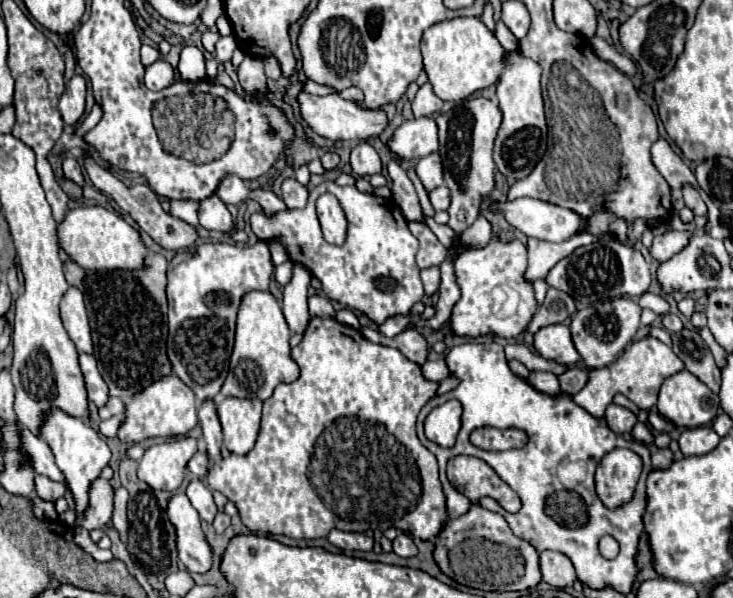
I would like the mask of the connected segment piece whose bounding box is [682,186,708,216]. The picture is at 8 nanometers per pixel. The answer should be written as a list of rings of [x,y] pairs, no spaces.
[[[686,186],[682,192],[684,192],[684,202],[686,202],[686,206],[688,206],[696,216],[706,216],[708,208],[706,208],[704,200],[700,198],[700,194],[698,194],[694,188],[690,188],[690,186]]]

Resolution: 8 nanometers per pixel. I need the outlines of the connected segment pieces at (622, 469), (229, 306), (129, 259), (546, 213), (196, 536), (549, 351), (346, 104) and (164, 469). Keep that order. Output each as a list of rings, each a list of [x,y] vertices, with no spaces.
[[[612,450],[602,458],[596,470],[596,492],[600,500],[610,508],[632,498],[632,490],[640,476],[640,470],[636,468],[636,454],[630,450],[626,454],[630,456],[618,462],[616,450]]]
[[[262,242],[256,246],[202,244],[192,254],[178,254],[170,264],[168,358],[176,376],[194,390],[198,400],[218,396],[228,374],[240,300],[246,292],[268,290],[272,270],[268,246]]]
[[[80,206],[68,210],[64,222],[58,224],[58,242],[76,264],[88,270],[138,270],[144,268],[148,252],[134,226],[130,226],[116,212],[100,206]]]
[[[534,198],[502,202],[496,204],[496,210],[502,212],[512,228],[538,240],[564,242],[584,226],[582,218],[576,212]]]
[[[176,494],[168,504],[168,516],[176,526],[180,562],[188,572],[206,574],[212,568],[212,548],[202,532],[198,512],[184,494]]]
[[[552,324],[540,328],[534,334],[534,348],[542,358],[554,360],[564,366],[574,366],[580,360],[570,336],[570,328],[566,324]]]
[[[302,92],[298,96],[300,106],[302,106],[302,116],[308,122],[308,126],[330,140],[368,140],[372,136],[378,136],[386,130],[388,126],[388,116],[382,108],[366,108],[360,102],[354,100],[344,100],[340,98],[336,92],[328,94],[328,96],[314,96],[308,92]]]
[[[176,438],[148,448],[138,466],[138,478],[154,490],[174,492],[186,476],[186,464],[196,454],[194,438]]]

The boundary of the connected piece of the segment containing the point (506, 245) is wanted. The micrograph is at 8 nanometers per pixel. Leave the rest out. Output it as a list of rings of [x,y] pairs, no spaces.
[[[490,240],[486,248],[464,248],[454,260],[462,298],[452,310],[452,328],[458,336],[476,338],[494,334],[498,338],[516,338],[524,332],[536,312],[532,286],[522,278],[526,270],[526,246],[520,240]]]

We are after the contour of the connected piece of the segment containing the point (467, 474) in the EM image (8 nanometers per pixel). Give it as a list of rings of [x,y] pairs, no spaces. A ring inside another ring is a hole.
[[[456,456],[448,460],[448,480],[450,484],[466,494],[472,502],[480,496],[494,498],[504,510],[516,512],[522,504],[516,492],[488,466],[484,460],[474,456]]]

